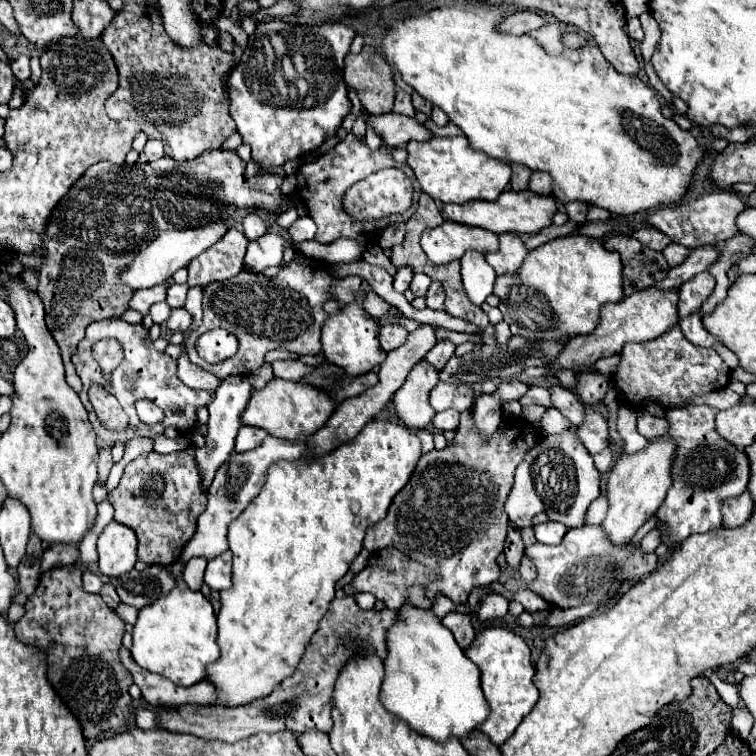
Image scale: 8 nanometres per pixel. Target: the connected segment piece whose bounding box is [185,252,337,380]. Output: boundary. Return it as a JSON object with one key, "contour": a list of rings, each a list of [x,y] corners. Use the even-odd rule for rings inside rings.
{"contour":[[[297,252],[289,264],[283,264],[275,278],[265,278],[263,274],[239,272],[233,280],[223,280],[203,288],[203,322],[187,336],[189,360],[207,372],[213,372],[221,380],[227,376],[249,376],[261,368],[263,358],[269,350],[285,348],[297,354],[319,354],[321,350],[321,326],[325,322],[323,304],[335,300],[329,286],[337,278],[325,270],[325,262],[307,258]],[[211,328],[225,328],[233,332],[239,340],[239,350],[233,358],[219,364],[205,364],[197,356],[195,340],[199,334]]]}

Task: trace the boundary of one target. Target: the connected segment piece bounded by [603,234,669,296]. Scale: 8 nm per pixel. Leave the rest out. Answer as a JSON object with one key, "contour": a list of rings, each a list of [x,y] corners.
{"contour":[[[617,234],[603,242],[607,250],[617,250],[623,260],[623,294],[631,296],[665,280],[669,264],[661,252],[643,246],[633,236]]]}

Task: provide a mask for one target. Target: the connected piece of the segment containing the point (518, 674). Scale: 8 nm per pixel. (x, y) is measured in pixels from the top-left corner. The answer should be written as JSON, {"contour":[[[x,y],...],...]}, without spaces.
{"contour":[[[495,626],[481,630],[473,644],[465,650],[465,654],[479,666],[481,670],[481,690],[485,700],[491,706],[491,712],[483,724],[477,726],[477,730],[485,732],[495,746],[503,744],[515,728],[521,724],[521,720],[531,712],[539,698],[539,690],[533,684],[535,668],[531,664],[529,646],[523,642],[523,638],[507,628]]]}

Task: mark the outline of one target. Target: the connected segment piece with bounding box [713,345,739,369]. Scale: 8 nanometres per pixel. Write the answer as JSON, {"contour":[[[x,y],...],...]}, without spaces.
{"contour":[[[714,345],[713,348],[731,369],[735,369],[739,366],[739,360],[737,356],[735,356],[735,354],[727,347],[722,345]]]}

